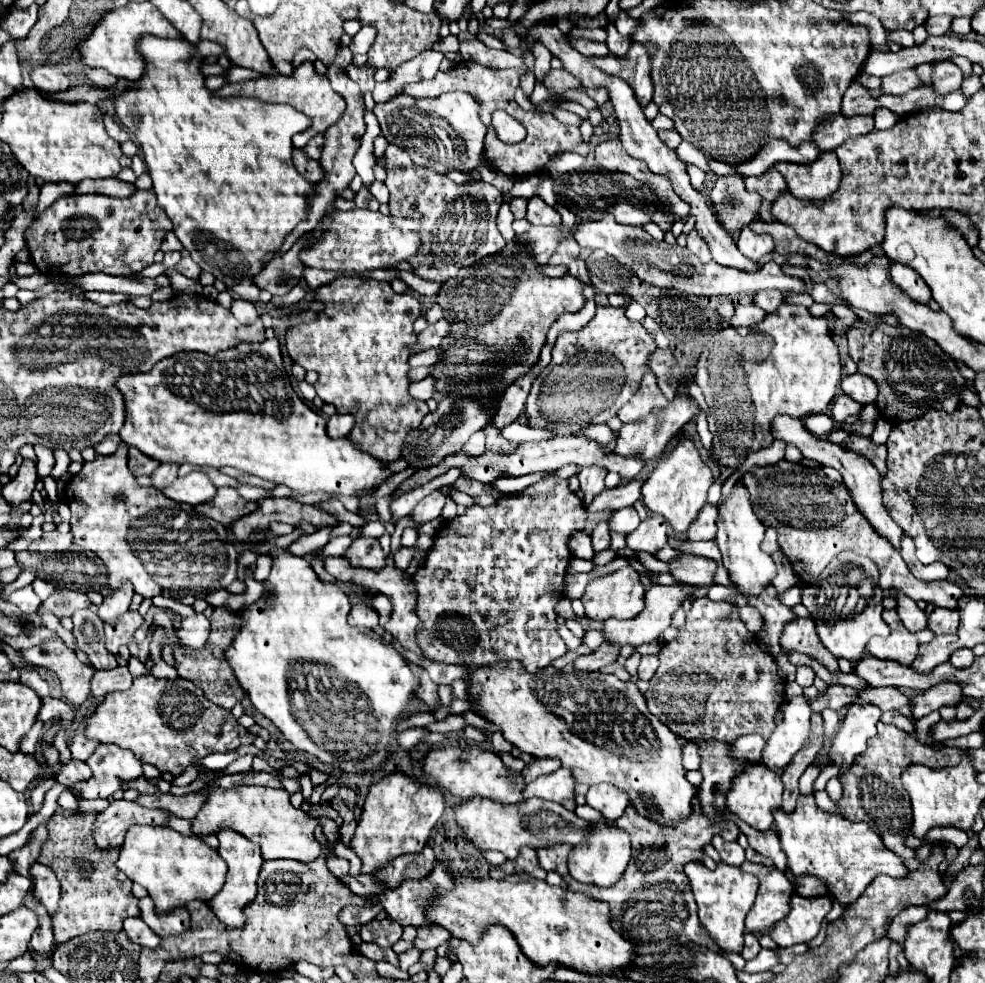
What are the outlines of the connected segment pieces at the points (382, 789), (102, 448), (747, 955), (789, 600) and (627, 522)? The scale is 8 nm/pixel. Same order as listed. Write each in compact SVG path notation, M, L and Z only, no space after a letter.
M389 774L371 786L363 806L363 816L351 840L353 852L361 858L361 874L375 874L397 856L421 852L429 840L429 832L443 814L443 794L439 788L421 784L405 774Z
M109 434L101 444L95 446L97 454L113 454L117 450L117 446L121 446L121 436L119 434Z
M745 934L745 946L743 946L741 956L743 956L745 960L753 960L753 958L759 954L759 950L761 950L761 946L759 946L759 942L757 942L757 936Z
M795 584L793 588L789 588L785 594L781 594L781 602L785 602L789 608L795 608L797 604L801 604L801 594L805 590L805 584Z
M621 508L621 510L613 510L609 514L609 526L613 532L623 532L623 534L631 534L637 526L639 526L639 516L635 512L635 508Z

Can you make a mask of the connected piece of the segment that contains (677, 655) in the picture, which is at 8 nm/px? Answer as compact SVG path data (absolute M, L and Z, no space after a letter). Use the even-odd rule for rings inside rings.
M699 598L693 602L693 608L687 614L687 622L681 628L677 640L663 644L659 652L659 670L649 680L649 690L645 700L649 712L655 714L669 730L685 740L703 738L703 720L711 722L715 728L715 740L731 744L735 738L745 734L761 734L765 740L775 730L775 712L783 702L783 678L777 674L775 658L761 650L757 636L747 630L745 622L739 616L739 606L729 602L713 602L709 598ZM671 662L679 662L677 670L671 668Z

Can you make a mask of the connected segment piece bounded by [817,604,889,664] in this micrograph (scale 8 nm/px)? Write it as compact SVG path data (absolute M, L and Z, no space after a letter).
M881 604L867 606L865 612L837 620L835 624L825 624L817 618L817 634L821 644L835 656L847 658L849 662L859 662L865 658L867 642L871 636L889 636L889 626L881 618Z

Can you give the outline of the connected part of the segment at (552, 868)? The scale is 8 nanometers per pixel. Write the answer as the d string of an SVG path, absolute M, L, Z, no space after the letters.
M555 844L537 852L539 866L547 872L557 872L561 876L567 874L567 854L573 846L571 844Z

